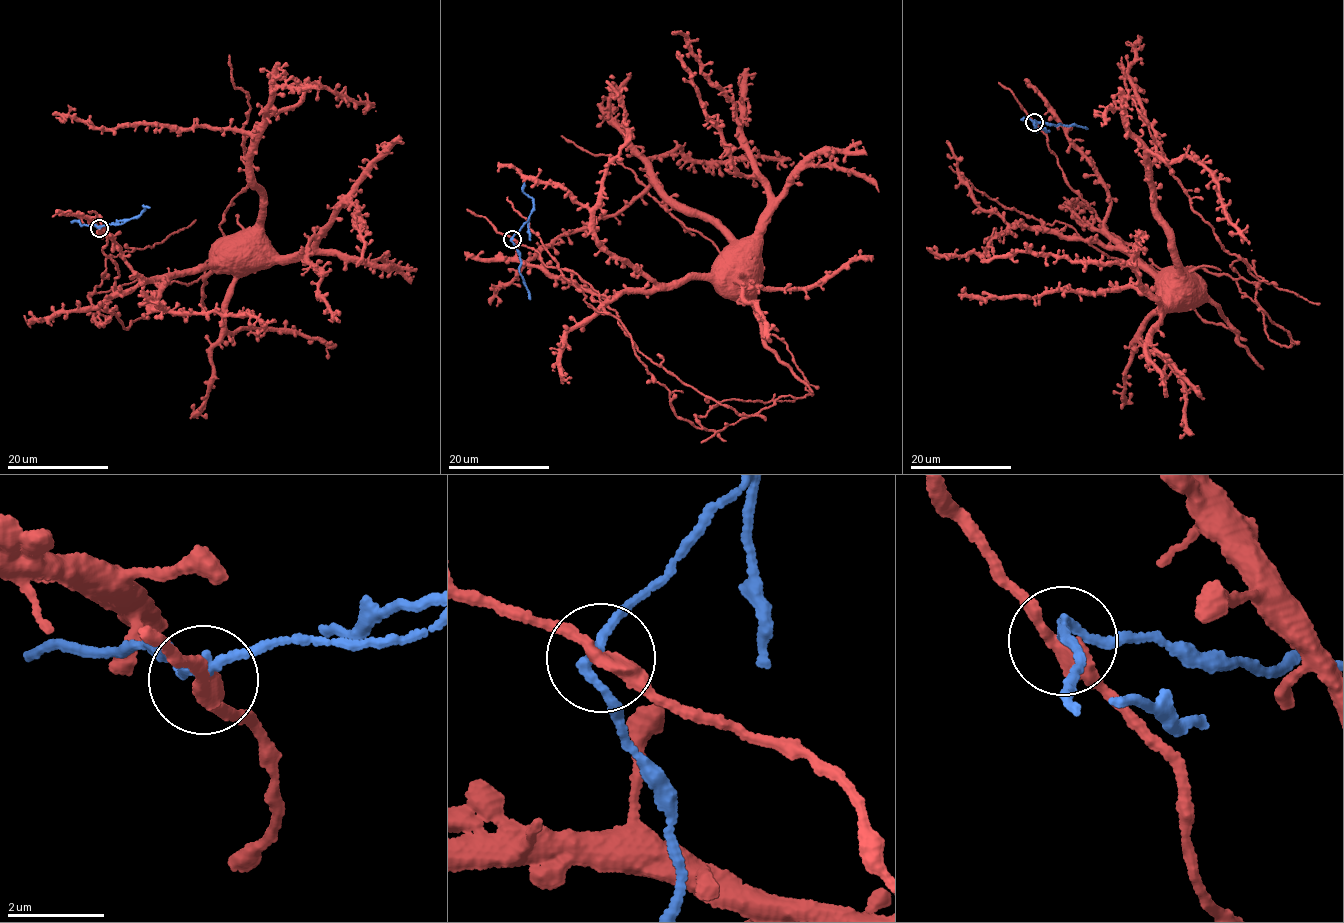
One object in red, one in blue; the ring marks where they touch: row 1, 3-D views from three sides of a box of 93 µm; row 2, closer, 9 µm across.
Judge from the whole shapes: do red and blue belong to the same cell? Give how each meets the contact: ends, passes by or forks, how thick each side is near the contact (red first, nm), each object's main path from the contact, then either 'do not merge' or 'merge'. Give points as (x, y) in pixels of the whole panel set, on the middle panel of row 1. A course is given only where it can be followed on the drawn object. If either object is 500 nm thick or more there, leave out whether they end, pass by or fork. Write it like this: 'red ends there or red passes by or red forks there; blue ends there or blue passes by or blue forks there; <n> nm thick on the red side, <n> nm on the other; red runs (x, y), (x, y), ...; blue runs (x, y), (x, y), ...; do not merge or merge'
red passes by; blue passes by; 320 nm thick on the red side, 180 nm on the other; red runs (512, 239), (548, 267), (573, 272), (603, 305), (640, 287), (709, 274), (727, 277), (740, 263); blue runs (512, 239), (532, 212), (532, 199), (524, 192), (524, 182); do not merge

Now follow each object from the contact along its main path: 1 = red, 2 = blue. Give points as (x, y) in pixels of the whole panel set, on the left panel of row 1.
1: (99, 228), (106, 235), (103, 253), (119, 273), (112, 286), (117, 293), (214, 266), (224, 272), (245, 259)
2: (99, 228), (133, 217), (144, 209), (143, 206), (150, 207)

